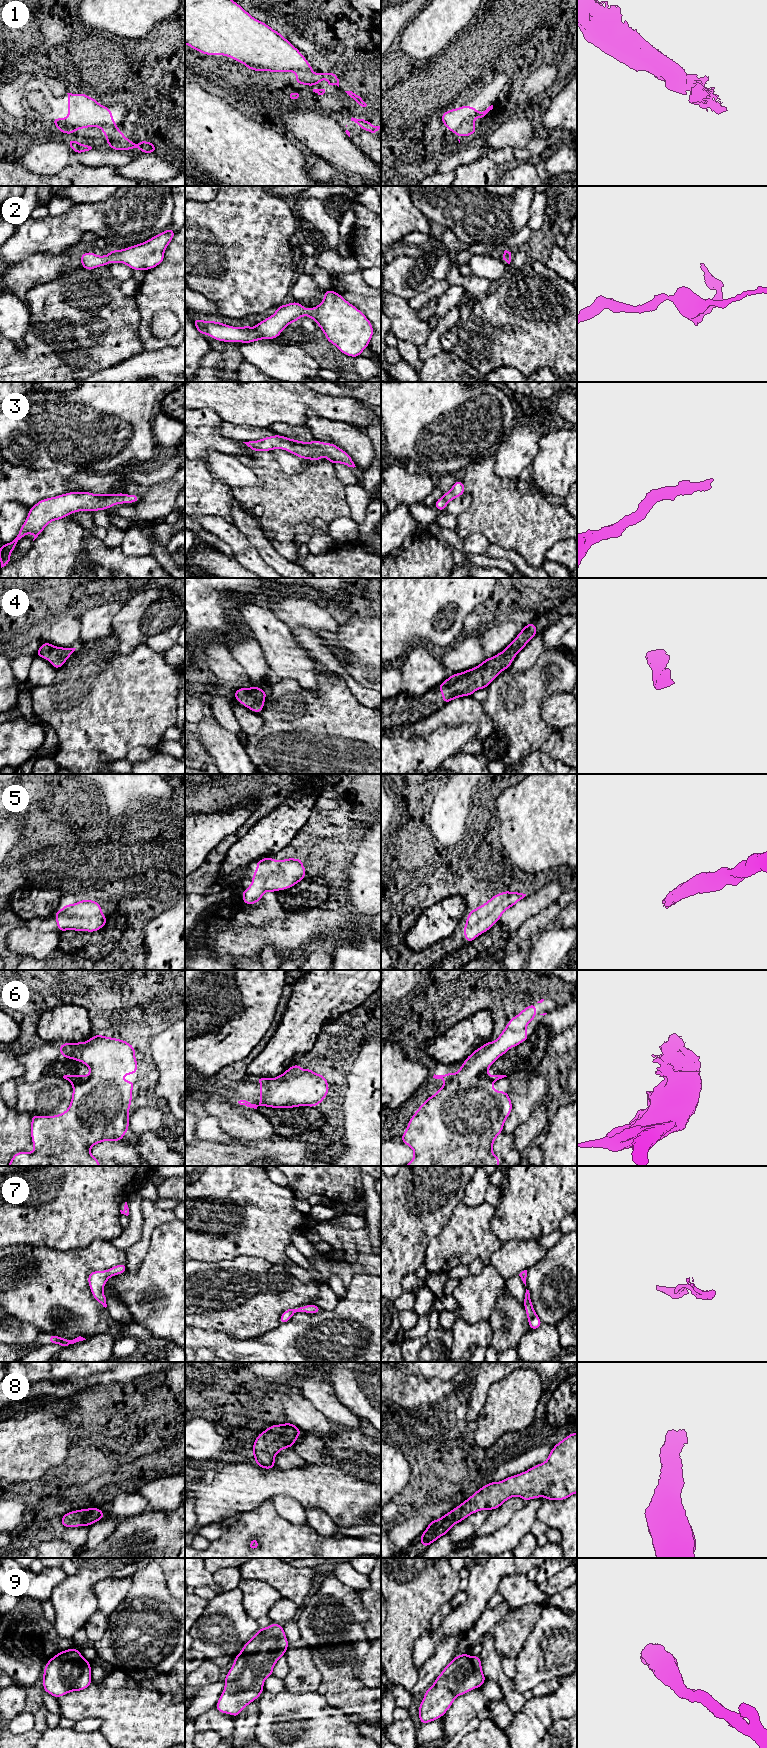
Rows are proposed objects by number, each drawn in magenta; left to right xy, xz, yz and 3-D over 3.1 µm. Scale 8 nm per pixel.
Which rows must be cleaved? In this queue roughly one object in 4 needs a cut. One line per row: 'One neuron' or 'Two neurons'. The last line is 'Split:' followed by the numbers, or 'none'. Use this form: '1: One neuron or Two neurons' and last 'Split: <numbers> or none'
1: One neuron
2: One neuron
3: One neuron
4: One neuron
5: One neuron
6: One neuron
7: One neuron
8: One neuron
9: One neuron
Split: none

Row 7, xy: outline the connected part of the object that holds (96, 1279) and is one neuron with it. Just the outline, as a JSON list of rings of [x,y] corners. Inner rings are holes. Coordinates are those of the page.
[[[118,1264],[105,1271],[92,1271],[88,1275],[88,1284],[91,1289],[92,1295],[96,1301],[107,1307],[106,1297],[103,1288],[107,1283],[109,1277],[116,1276],[126,1272],[126,1264]]]

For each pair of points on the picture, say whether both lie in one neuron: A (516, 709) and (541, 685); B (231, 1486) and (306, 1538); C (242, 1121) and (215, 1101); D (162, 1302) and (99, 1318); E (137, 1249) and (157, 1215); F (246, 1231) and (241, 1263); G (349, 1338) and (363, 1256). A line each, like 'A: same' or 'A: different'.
A: same
B: different
C: same
D: different
E: same
F: different
G: different

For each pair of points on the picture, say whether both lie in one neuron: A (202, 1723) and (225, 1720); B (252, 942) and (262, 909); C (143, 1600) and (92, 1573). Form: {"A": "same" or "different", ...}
{"A": "same", "B": "different", "C": "different"}

